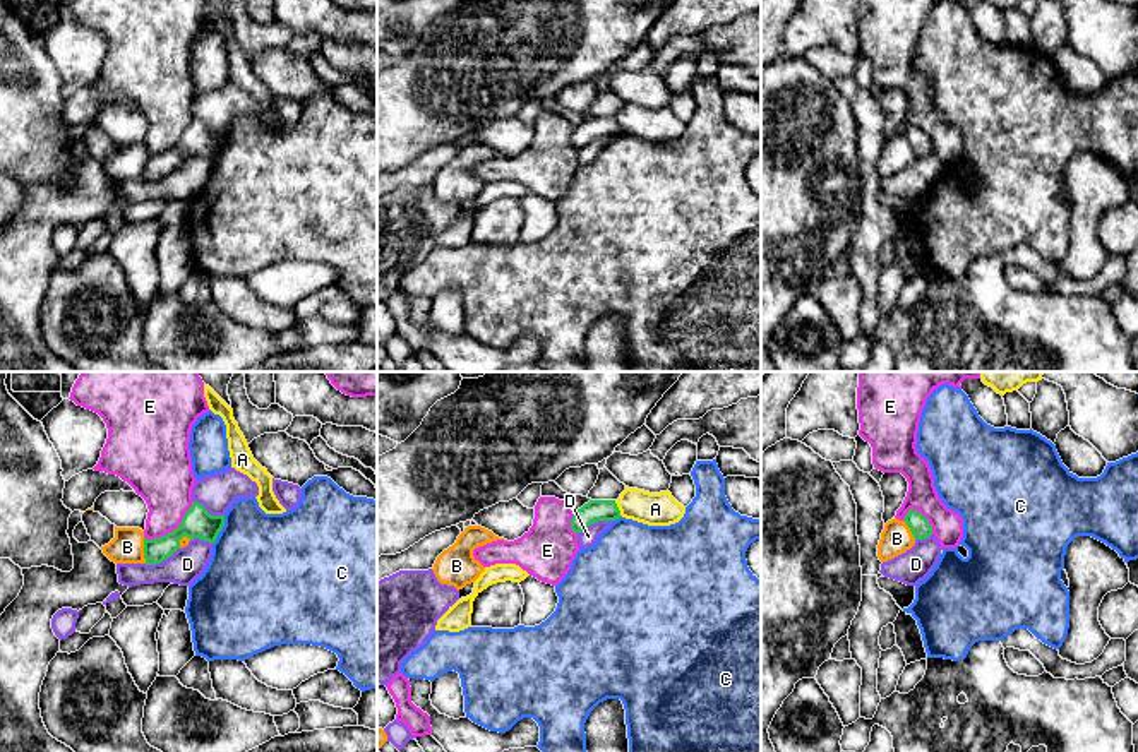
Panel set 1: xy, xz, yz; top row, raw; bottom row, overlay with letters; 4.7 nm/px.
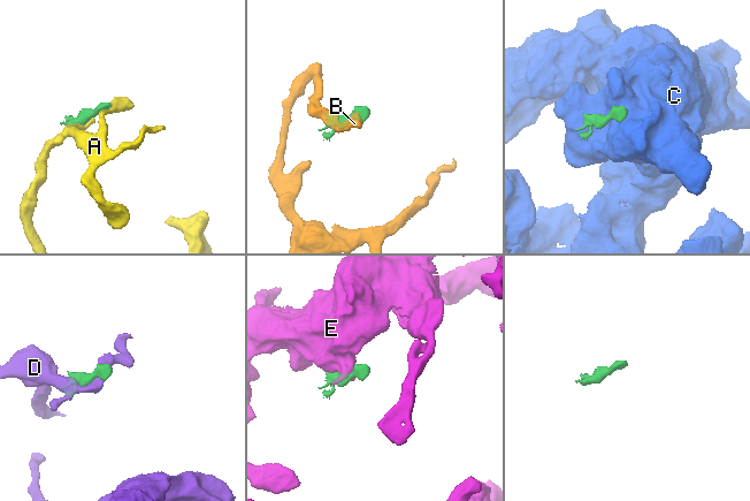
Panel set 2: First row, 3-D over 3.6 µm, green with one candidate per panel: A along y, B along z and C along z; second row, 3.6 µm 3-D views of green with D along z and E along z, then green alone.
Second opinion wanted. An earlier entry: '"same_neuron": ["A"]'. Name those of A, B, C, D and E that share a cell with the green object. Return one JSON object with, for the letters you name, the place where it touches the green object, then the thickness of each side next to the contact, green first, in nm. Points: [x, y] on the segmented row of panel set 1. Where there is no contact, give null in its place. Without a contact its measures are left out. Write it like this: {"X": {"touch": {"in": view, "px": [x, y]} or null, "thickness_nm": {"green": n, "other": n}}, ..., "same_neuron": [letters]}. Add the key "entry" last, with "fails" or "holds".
{"same_neuron": [], "entry": "fails"}

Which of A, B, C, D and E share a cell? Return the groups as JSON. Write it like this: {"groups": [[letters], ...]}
{"groups": [["A"], ["B"], ["C"], ["D"], ["E"]]}

